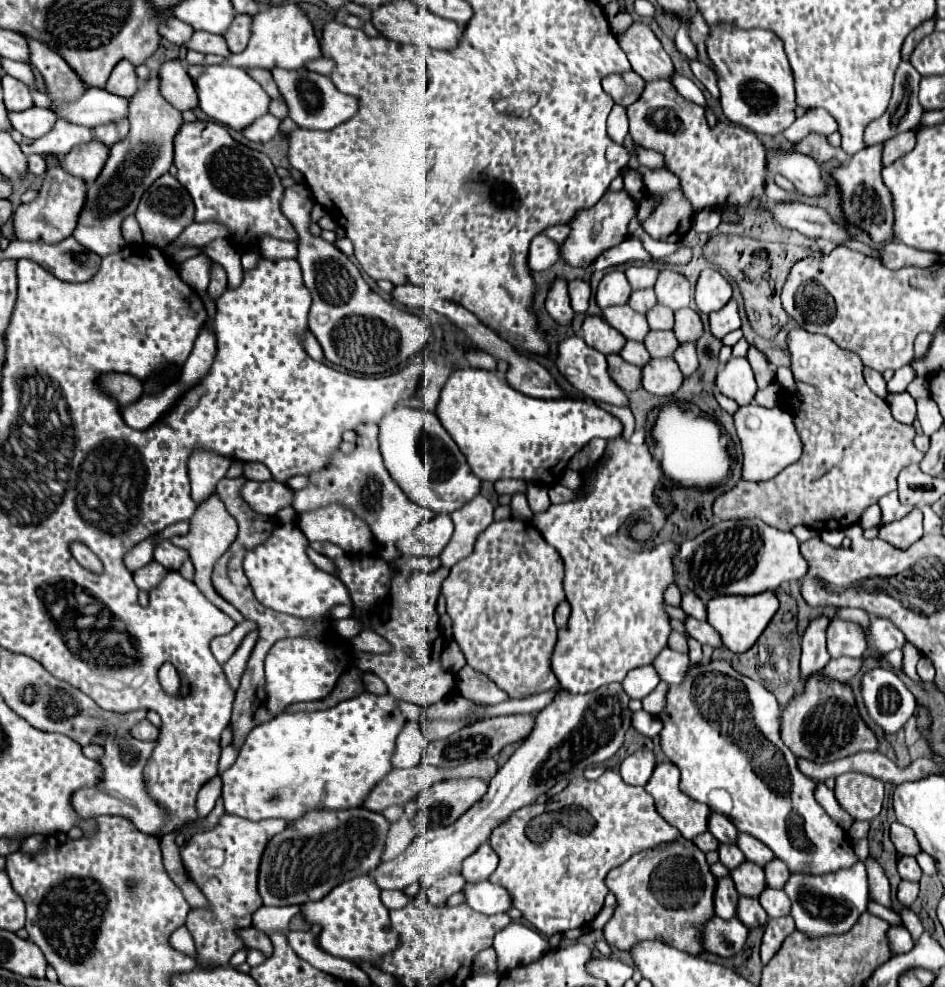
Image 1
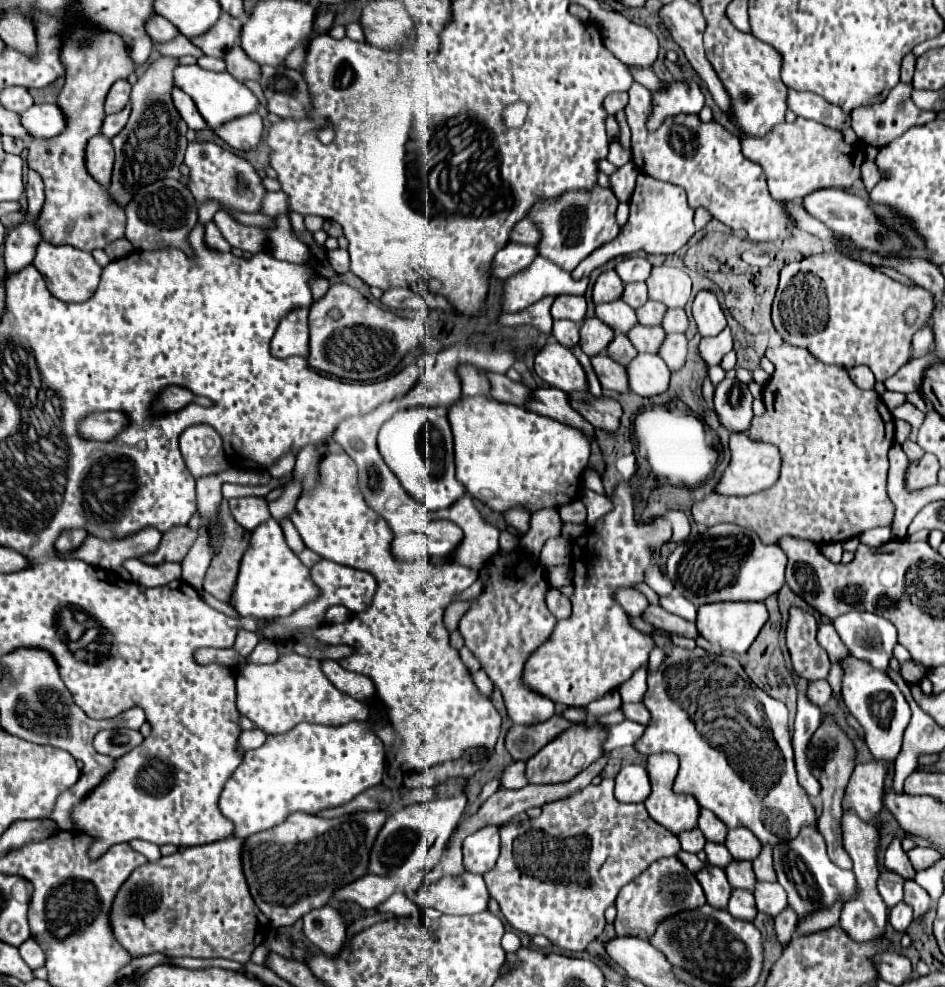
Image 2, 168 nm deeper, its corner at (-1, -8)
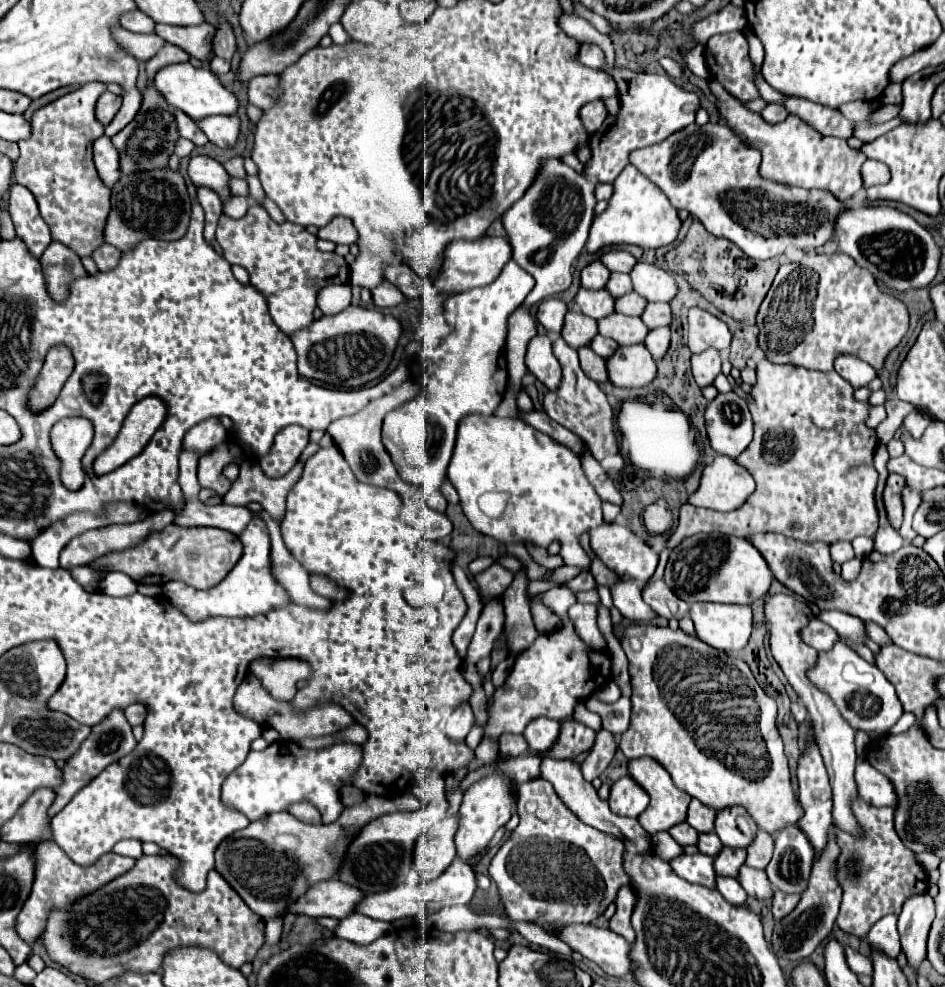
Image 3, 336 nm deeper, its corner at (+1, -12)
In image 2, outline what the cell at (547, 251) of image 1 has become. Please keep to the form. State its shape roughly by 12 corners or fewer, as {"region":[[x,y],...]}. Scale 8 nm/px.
{"region":[[508,243],[490,261],[488,275],[506,279],[536,255],[530,245]]}

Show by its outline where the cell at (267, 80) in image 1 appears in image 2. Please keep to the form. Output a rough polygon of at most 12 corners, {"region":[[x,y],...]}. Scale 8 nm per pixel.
{"region":[[240,45],[226,51],[226,71],[238,81],[260,79],[260,65]]}

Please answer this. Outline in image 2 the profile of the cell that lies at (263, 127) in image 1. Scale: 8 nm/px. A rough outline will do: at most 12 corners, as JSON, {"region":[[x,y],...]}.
{"region":[[258,113],[222,123],[214,133],[234,149],[260,143]]}

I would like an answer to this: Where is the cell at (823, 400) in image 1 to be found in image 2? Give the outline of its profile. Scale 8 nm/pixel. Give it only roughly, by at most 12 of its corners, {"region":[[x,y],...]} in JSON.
{"region":[[784,341],[750,437],[782,451],[772,487],[692,505],[842,543],[890,525],[894,423],[870,367]]}

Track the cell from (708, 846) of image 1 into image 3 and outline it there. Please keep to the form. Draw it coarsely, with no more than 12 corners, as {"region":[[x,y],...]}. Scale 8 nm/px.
{"region":[[688,823],[668,831],[678,845],[696,845],[698,833]]}

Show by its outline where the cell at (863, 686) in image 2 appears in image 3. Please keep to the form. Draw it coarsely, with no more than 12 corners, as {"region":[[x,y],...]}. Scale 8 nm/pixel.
{"region":[[838,641],[808,677],[872,741],[904,713],[876,665]]}

